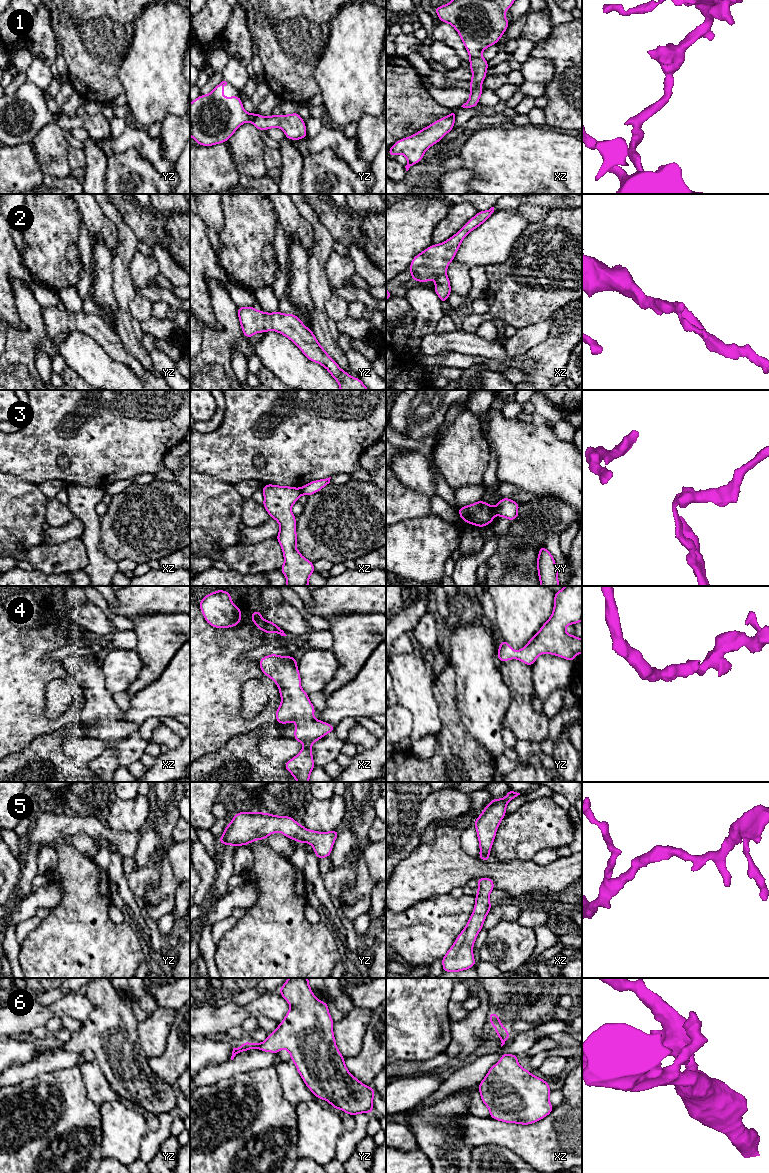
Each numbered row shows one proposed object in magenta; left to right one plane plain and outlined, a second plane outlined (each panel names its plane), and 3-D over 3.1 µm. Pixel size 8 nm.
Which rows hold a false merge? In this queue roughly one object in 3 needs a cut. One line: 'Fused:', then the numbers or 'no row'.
Fused: 3

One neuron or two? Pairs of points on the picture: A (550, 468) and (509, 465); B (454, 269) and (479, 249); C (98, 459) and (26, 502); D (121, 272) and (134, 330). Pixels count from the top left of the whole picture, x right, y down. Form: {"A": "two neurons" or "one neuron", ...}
{"A": "one neuron", "B": "two neurons", "C": "two neurons", "D": "one neuron"}

